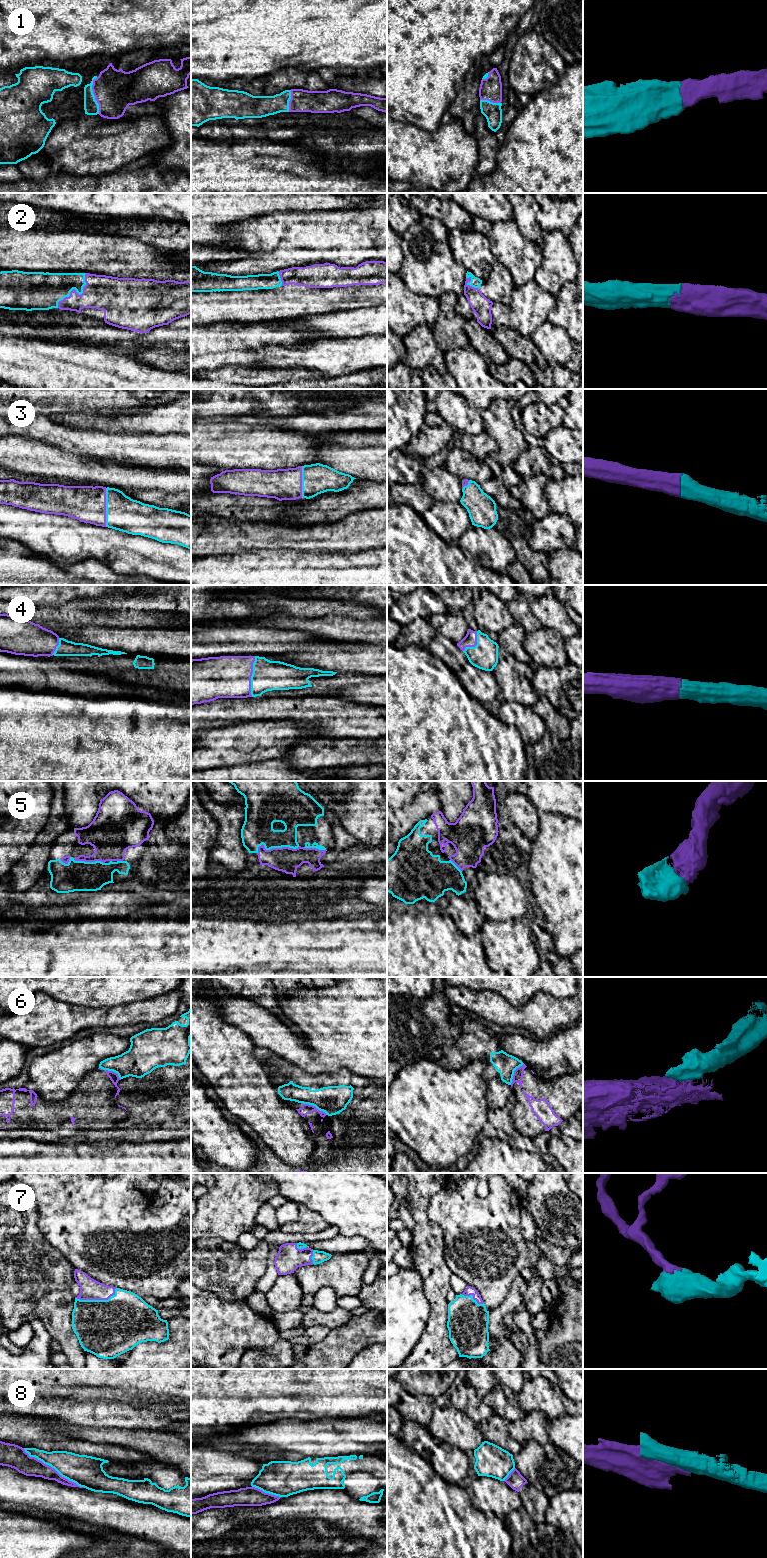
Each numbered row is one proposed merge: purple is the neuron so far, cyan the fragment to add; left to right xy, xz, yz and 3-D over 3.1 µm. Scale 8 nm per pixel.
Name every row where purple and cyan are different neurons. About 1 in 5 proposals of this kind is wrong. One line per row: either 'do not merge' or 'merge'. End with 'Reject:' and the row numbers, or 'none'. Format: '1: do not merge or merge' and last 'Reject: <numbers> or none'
1: merge
2: merge
3: merge
4: merge
5: merge
6: do not merge
7: merge
8: do not merge
Reject: 6, 8

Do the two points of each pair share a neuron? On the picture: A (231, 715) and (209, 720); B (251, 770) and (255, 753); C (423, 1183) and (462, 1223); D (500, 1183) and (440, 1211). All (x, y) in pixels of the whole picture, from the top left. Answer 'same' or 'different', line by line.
A: same
B: different
C: different
D: same

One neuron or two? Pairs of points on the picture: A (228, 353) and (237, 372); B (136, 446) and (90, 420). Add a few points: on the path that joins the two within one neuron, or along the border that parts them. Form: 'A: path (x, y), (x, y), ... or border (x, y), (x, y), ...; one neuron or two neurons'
A: border (254, 362), (221, 366), (211, 370); two neurons
B: border (89, 430), (105, 433), (135, 434); two neurons

